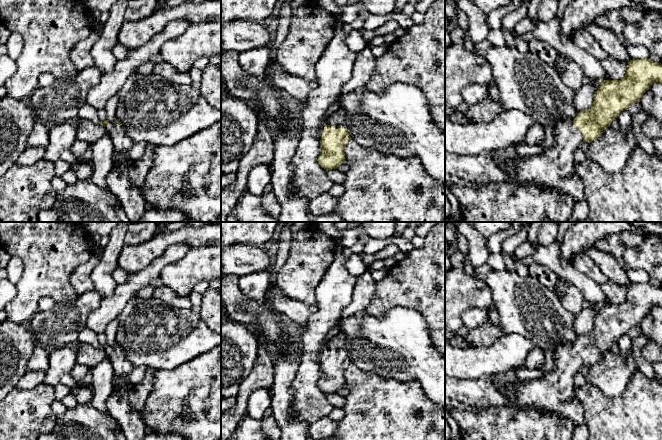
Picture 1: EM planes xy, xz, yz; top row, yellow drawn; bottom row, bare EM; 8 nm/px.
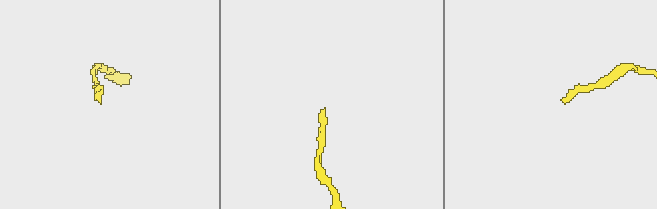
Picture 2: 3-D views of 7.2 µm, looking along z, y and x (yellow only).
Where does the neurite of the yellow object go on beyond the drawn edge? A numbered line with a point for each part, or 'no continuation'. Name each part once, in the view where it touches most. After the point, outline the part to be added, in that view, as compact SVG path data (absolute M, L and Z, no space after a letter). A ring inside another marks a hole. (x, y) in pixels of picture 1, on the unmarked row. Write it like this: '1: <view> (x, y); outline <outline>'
1: yz (554, 393); outline M559 346L555 351L555 369L545 373L543 377L532 380L520 380L513 383L510 380L501 384L502 391L507 395L511 405L522 408L534 408L547 413L568 418L574 426L585 422L584 409L575 393L574 376L583 366L583 357L572 346Z

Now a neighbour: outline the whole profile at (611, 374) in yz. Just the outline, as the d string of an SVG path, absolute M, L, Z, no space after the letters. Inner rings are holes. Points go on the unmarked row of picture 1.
M630 350L628 357L614 355L607 351L602 359L589 367L585 376L587 385L600 389L609 397L620 395L627 387L631 376L637 370L637 364Z

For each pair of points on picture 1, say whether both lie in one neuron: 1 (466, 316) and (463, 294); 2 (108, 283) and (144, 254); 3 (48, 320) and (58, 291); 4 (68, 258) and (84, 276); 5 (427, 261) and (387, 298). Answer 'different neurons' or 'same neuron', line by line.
1: different neurons
2: different neurons
3: different neurons
4: different neurons
5: same neuron

